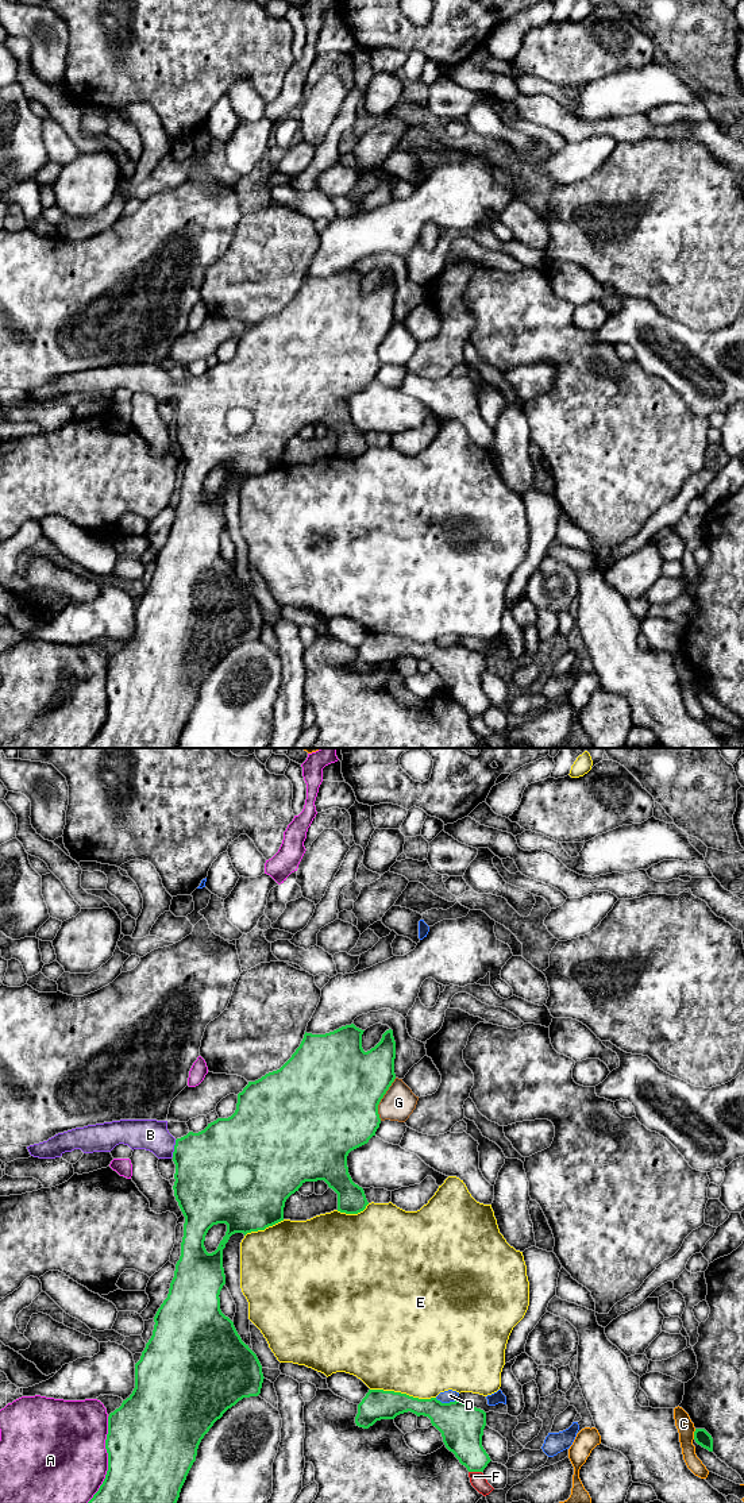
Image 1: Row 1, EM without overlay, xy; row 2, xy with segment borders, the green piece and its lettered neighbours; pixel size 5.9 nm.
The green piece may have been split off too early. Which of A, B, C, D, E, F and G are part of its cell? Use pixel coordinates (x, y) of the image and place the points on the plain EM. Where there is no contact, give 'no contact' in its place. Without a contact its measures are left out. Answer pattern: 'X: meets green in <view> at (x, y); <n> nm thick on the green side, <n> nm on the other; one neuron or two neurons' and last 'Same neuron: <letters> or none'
A: meets green in xy at (108, 704); 500 nm thick on the green side, 500 nm on the other; two neurons
B: meets green in xy at (174, 392); 440 nm thick on the green side, 190 nm on the other; one neuron
C: meets green in xy at (694, 678); 90 nm thick on the green side, 100 nm on the other; two neurons
D: meets green in xy at (446, 647); 260 nm thick on the green side, 70 nm on the other; two neurons
E: meets green in xy at (403, 638); 180 nm thick on the green side, 480 nm on the other; two neurons
F: meets green in xy at (475, 715); 240 nm thick on the green side, 90 nm on the other; two neurons
G: meets green in xy at (381, 342); 500 nm thick on the green side, 200 nm on the other; two neurons
Same neuron: B

